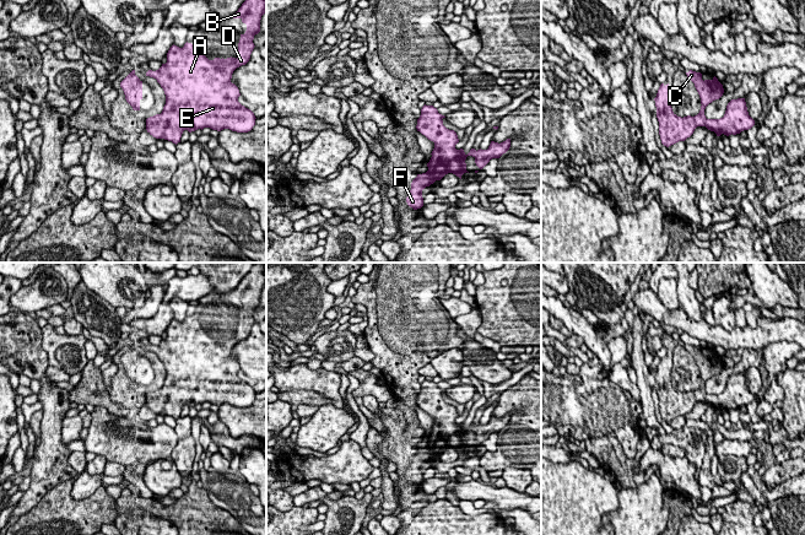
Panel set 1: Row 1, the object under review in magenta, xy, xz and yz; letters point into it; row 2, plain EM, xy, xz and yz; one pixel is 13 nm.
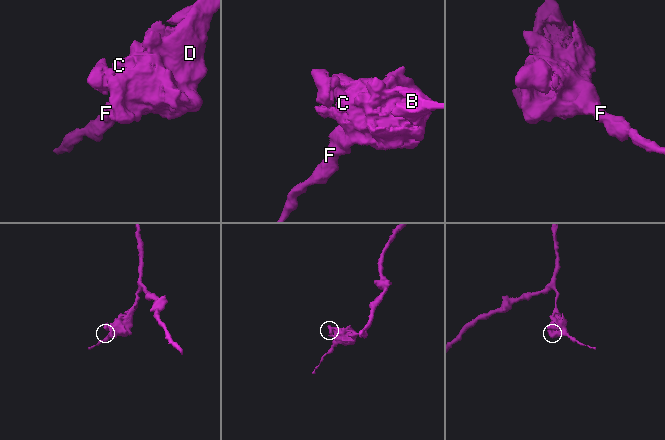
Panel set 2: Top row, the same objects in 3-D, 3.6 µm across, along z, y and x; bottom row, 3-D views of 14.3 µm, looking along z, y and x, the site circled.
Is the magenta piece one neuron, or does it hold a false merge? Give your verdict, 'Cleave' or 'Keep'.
Cleave

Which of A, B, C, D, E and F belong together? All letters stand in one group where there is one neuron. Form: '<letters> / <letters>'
A B D E F / C

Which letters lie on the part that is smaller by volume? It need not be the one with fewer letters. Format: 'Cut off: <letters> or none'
Cut off: C

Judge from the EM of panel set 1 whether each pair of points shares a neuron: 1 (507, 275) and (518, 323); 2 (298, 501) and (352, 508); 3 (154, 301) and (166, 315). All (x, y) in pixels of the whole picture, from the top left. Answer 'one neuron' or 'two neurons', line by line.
1: one neuron
2: one neuron
3: two neurons

